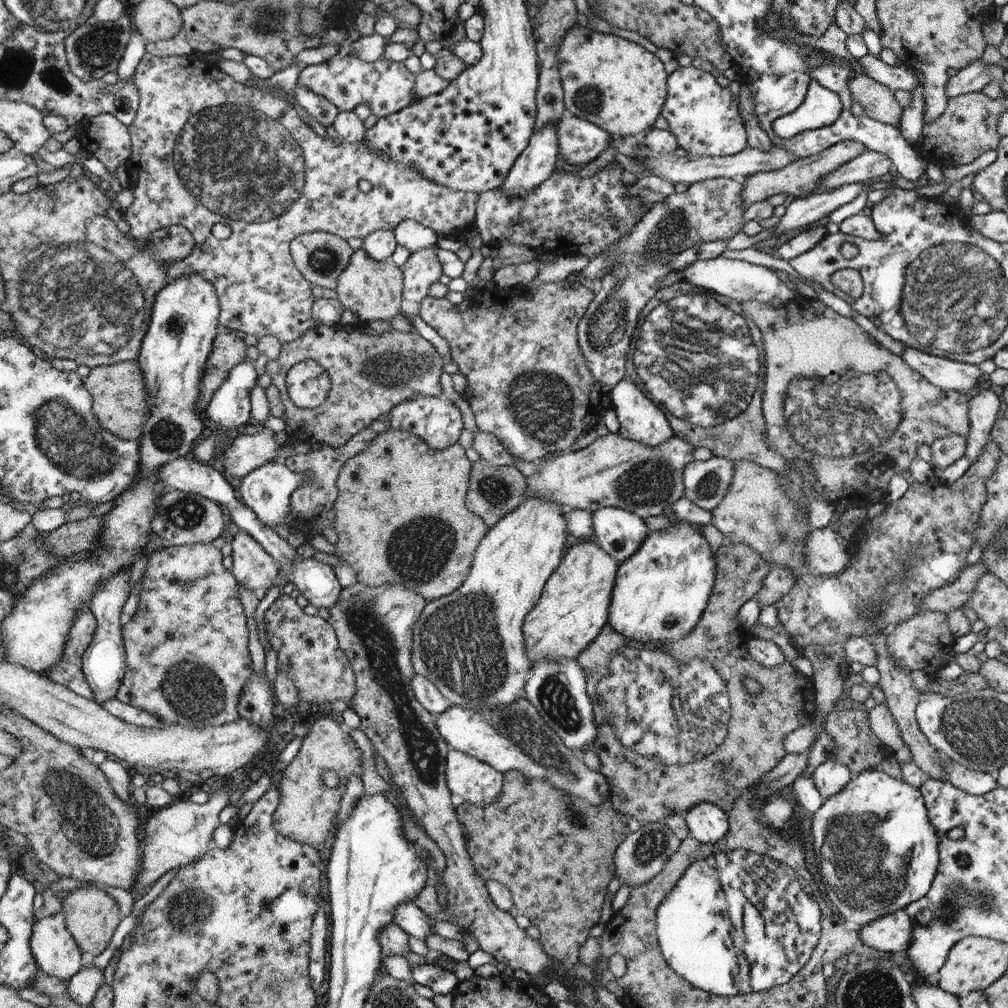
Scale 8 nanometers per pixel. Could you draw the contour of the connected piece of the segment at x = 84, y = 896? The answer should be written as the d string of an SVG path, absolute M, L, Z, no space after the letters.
M83 884L82 888L66 893L61 904L63 905L62 912L67 918L68 929L75 937L76 944L84 953L88 952L94 956L102 954L106 950L108 942L112 940L116 926L120 924L120 908L118 908L116 900L96 886Z

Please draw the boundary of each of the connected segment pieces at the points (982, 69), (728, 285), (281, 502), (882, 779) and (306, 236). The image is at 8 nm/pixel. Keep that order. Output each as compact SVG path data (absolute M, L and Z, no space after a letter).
M980 58L948 79L946 96L954 98L966 93L981 91L992 80L1001 81L1004 73L1005 71L1000 66L990 66L990 64L982 62Z
M721 255L710 260L694 260L686 268L680 268L677 271L682 273L681 281L694 286L700 290L712 294L722 294L738 302L747 300L758 300L760 302L772 302L780 300L781 304L794 300L794 292L776 276L776 272L768 270L762 265L755 265L738 259L723 258Z
M270 460L266 464L262 464L255 468L241 480L240 501L242 501L258 518L268 526L282 526L286 524L286 516L288 516L289 500L292 493L300 484L304 484L308 478L304 474L296 474L292 472L283 460Z
M878 768L852 776L841 792L825 800L812 816L812 838L830 907L852 931L906 909L912 902L923 898L930 891L939 864L939 837L928 821L922 794L903 779L891 778Z
M324 231L302 233L291 243L296 268L308 281L334 290L354 251L343 237Z

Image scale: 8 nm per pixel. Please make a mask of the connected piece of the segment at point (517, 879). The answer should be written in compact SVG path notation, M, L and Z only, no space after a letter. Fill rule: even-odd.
M508 774L503 775L504 779L504 788L502 788L502 792L500 796L490 804L490 806L483 807L479 804L470 804L463 803L459 805L456 809L457 819L460 821L460 824L463 826L463 832L465 833L465 841L467 842L467 851L472 860L472 864L474 865L475 871L477 875L480 875L480 878L484 880L484 882L490 882L490 880L494 880L494 882L499 882L508 888L512 895L512 901L518 908L519 912L526 917L529 917L532 925L536 925L540 930L540 938L539 941L545 950L545 953L552 959L556 960L556 962L560 962L560 964L564 964L564 966L570 967L571 965L575 965L578 963L578 954L580 950L580 946L588 940L588 934L590 934L590 928L594 925L598 924L598 920L600 920L600 911L602 910L602 904L604 904L604 900L607 895L608 883L615 877L616 866L614 866L614 854L616 849L619 847L619 844L622 844L622 841L629 835L628 830L628 817L621 812L618 812L611 803L611 800L608 798L602 801L602 804L596 804L596 806L592 807L589 803L586 803L584 800L580 798L568 795L564 790L560 790L560 788L554 788L554 786L547 780L542 778L534 778L528 779L525 776L520 776L520 774ZM540 916L566 916L566 918L562 918L564 920L564 926L560 924L560 920L558 920L558 924L554 922L554 920L548 920L546 922L546 918L542 920Z

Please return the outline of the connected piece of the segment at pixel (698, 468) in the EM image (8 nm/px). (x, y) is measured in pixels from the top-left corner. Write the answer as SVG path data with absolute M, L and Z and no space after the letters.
M714 456L706 462L690 462L683 473L684 497L711 512L728 493L734 466L734 461Z

